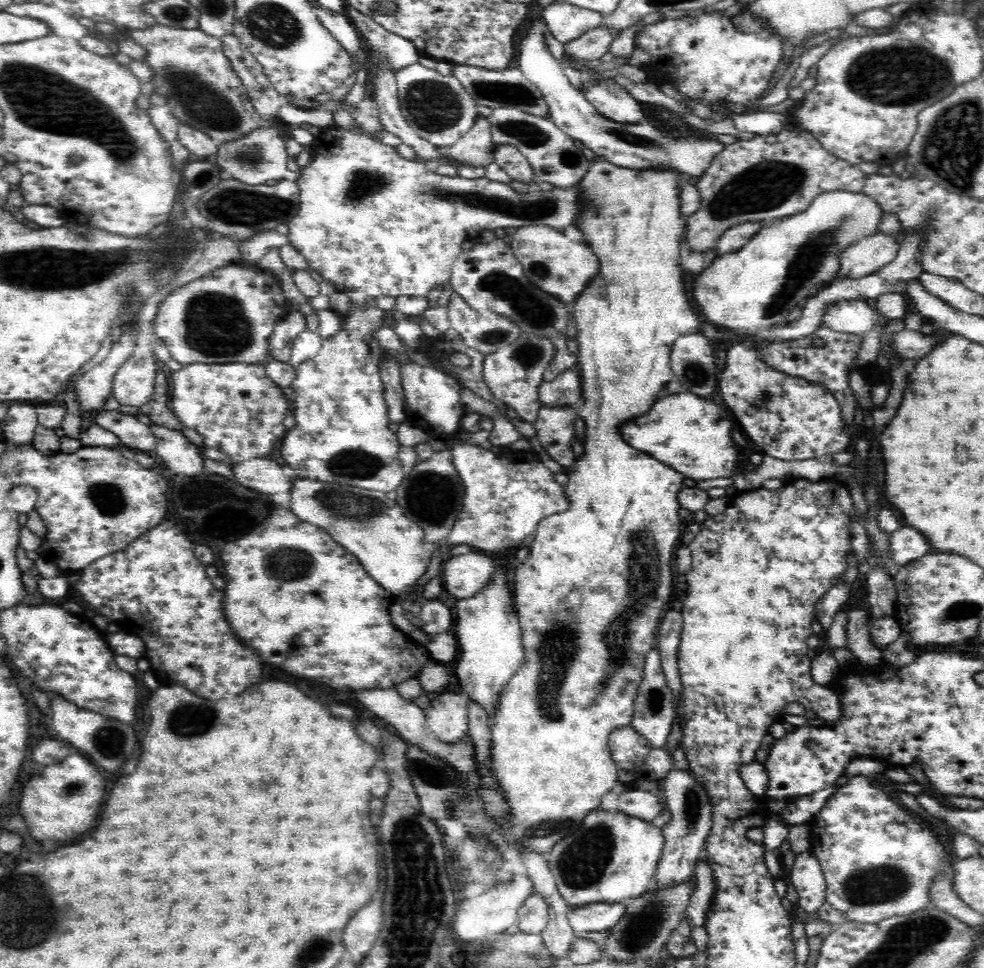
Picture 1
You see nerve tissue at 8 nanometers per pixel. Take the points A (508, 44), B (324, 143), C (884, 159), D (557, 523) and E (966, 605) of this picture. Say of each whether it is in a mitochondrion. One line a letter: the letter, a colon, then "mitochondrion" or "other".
A: other
B: other
C: other
D: other
E: mitochondrion

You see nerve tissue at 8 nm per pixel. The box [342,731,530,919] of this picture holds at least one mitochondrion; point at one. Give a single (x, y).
(434, 772)

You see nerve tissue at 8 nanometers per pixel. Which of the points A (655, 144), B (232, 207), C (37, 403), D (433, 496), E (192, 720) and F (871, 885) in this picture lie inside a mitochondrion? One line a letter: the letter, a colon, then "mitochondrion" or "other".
A: mitochondrion
B: mitochondrion
C: other
D: mitochondrion
E: mitochondrion
F: mitochondrion

